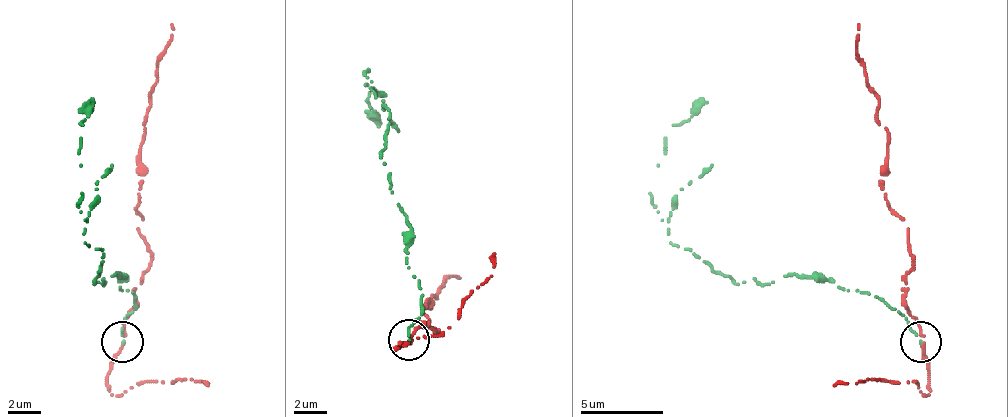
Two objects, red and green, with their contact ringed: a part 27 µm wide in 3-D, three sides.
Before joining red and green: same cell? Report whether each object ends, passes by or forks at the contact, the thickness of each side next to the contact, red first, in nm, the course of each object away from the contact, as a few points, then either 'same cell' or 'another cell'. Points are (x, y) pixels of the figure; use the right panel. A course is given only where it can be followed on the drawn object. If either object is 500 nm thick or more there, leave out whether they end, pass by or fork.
red passes by | green ends | 200/140 nm | red via (921, 341), (905, 291), (909, 229), (884, 196), (880, 97), (855, 51), (859, 22) | green via (921, 341), (863, 291), (789, 275), (735, 283), (669, 242), (669, 221), (648, 192), (665, 138), (702, 97) | another cell

